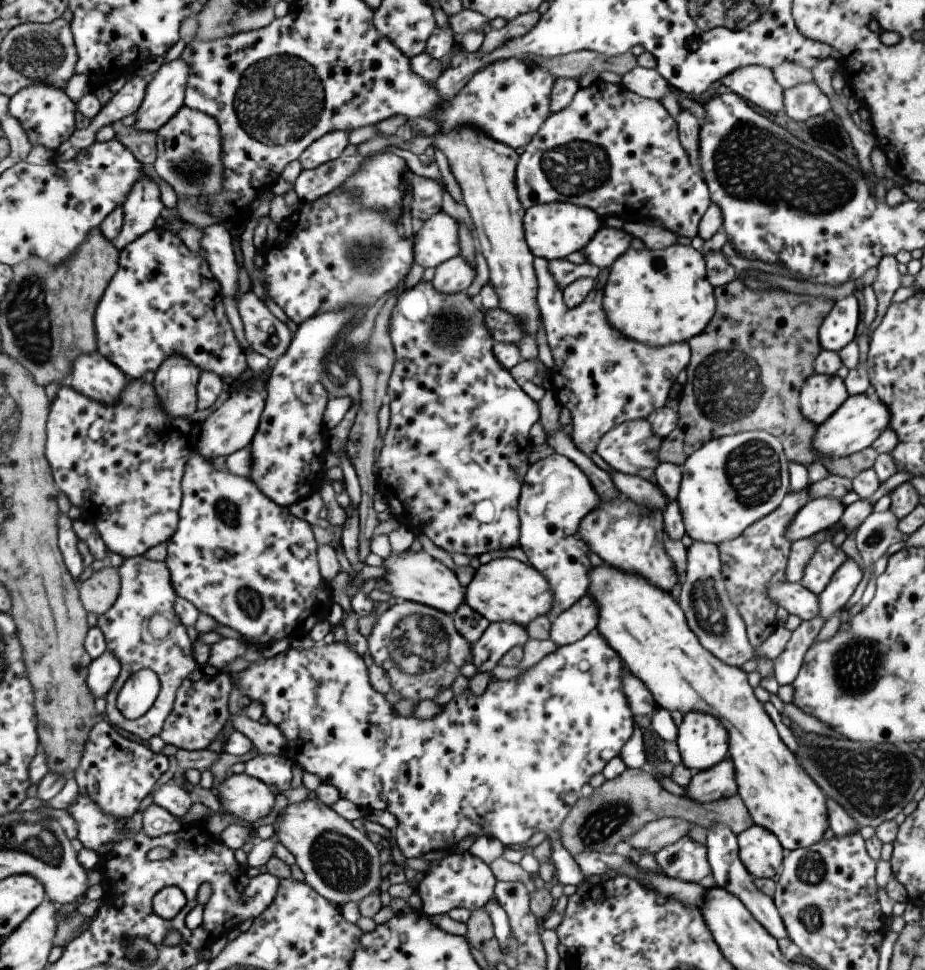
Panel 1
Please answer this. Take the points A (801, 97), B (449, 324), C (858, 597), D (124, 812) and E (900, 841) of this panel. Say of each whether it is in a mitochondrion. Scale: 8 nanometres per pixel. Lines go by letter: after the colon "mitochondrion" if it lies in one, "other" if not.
A: mitochondrion
B: mitochondrion
C: other
D: other
E: other

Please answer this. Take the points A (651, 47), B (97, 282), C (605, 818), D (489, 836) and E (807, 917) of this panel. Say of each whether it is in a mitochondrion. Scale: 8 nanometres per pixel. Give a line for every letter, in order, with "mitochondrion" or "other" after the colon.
A: other
B: other
C: mitochondrion
D: other
E: mitochondrion

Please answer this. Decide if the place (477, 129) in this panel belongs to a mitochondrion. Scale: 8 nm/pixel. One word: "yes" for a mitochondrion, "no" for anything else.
no

